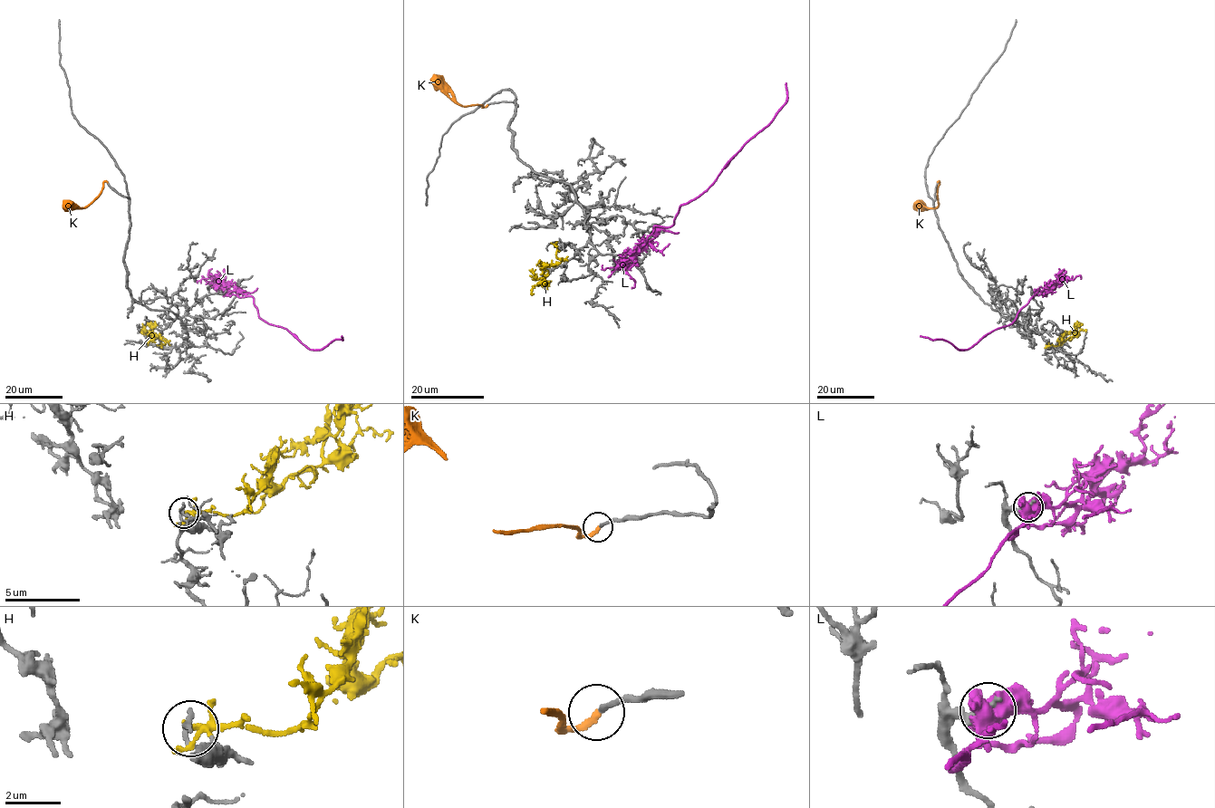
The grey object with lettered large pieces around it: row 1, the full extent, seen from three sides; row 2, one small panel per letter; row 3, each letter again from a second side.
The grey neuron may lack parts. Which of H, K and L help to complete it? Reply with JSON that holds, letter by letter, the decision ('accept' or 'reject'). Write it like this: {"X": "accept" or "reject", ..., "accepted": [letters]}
{"H": "reject", "K": "accept", "L": "reject", "accepted": ["K"]}

